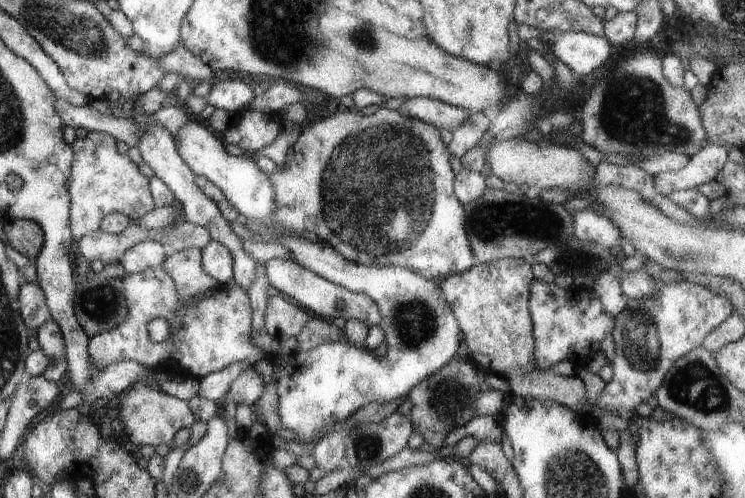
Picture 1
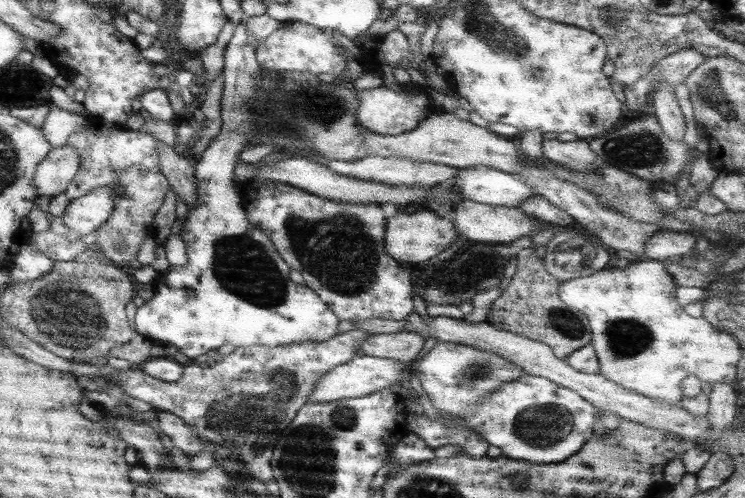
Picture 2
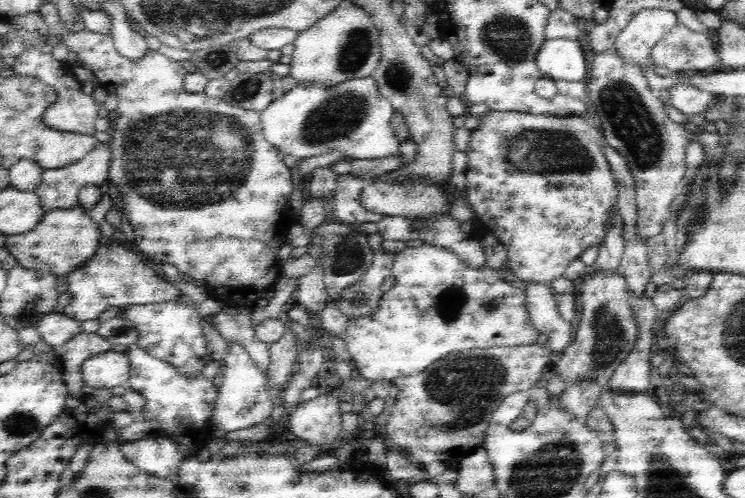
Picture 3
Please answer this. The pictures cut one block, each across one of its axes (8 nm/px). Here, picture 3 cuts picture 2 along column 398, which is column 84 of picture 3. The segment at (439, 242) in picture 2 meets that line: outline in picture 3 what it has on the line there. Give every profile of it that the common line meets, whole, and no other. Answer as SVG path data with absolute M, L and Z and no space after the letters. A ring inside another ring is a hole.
M81 207L74 209L56 209L47 211L42 224L32 232L6 237L8 252L18 260L18 265L34 271L49 272L50 274L66 274L74 266L92 258L98 250L100 230L96 222L92 222L89 214Z

